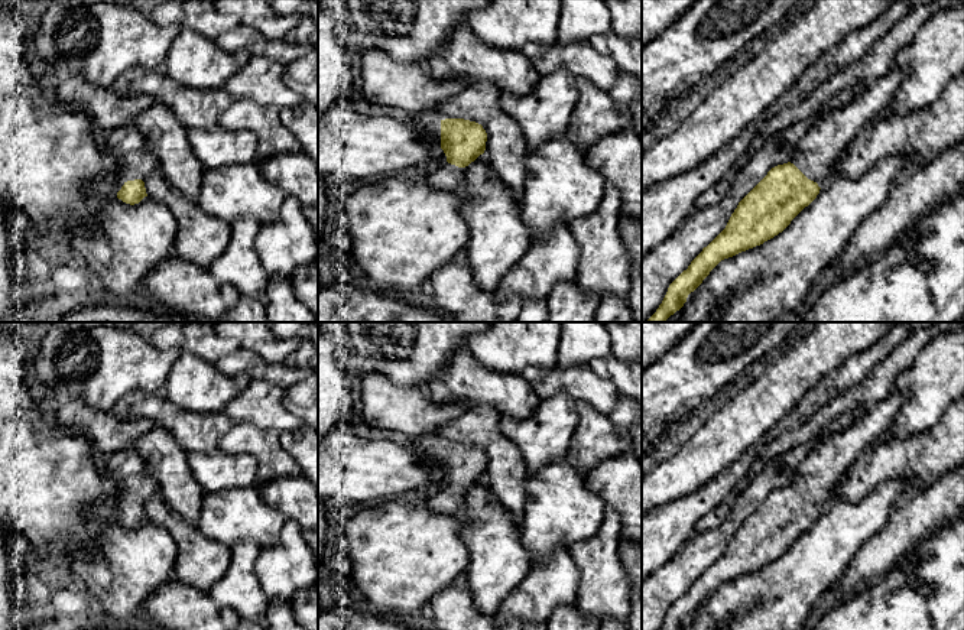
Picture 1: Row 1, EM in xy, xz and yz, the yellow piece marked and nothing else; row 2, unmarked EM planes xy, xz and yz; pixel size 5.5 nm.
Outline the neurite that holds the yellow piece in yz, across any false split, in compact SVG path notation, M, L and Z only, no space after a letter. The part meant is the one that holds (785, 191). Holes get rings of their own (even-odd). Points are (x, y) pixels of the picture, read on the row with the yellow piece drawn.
M895 66L876 82L867 85L844 107L828 113L814 121L808 133L801 139L796 152L788 163L772 168L767 175L739 202L726 228L691 262L668 288L668 292L647 322L665 322L679 311L691 292L694 292L710 272L724 259L763 244L782 233L791 221L808 207L819 194L819 189L837 176L837 166L856 140L860 130L883 114L903 74Z

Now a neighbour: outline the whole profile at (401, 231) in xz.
M399 176L363 184L345 202L343 225L354 263L360 267L358 282L396 295L422 295L431 275L462 253L470 240L462 208L468 195L439 191L428 179L406 181Z

